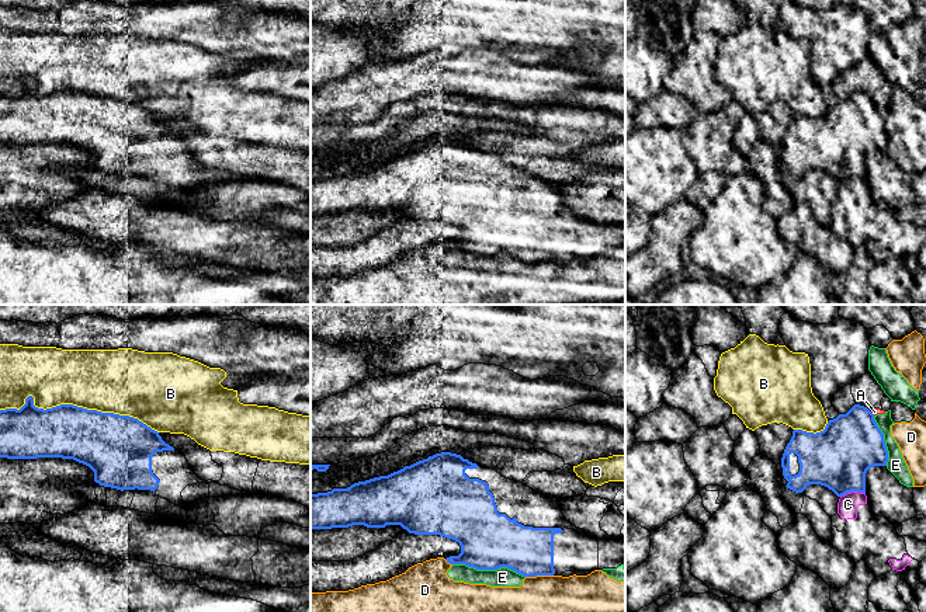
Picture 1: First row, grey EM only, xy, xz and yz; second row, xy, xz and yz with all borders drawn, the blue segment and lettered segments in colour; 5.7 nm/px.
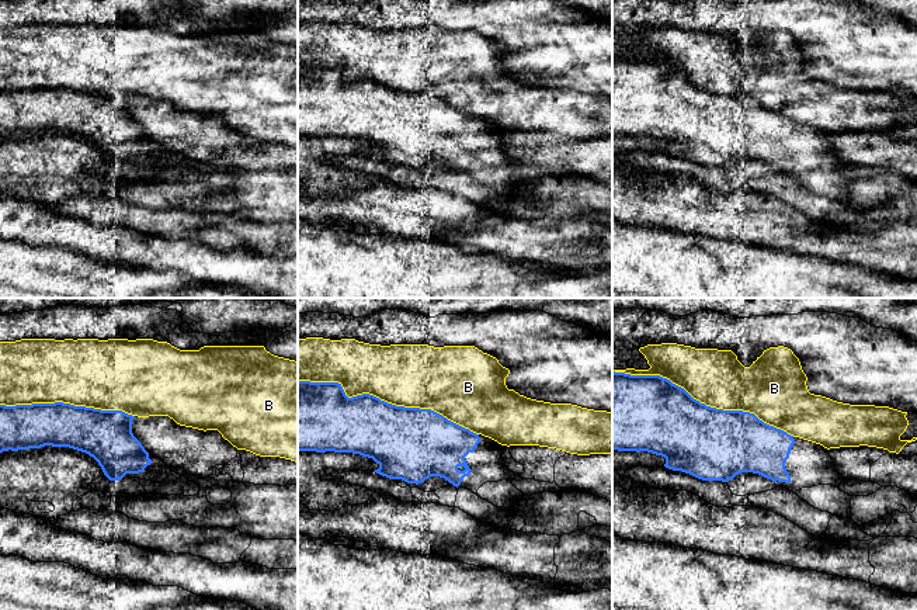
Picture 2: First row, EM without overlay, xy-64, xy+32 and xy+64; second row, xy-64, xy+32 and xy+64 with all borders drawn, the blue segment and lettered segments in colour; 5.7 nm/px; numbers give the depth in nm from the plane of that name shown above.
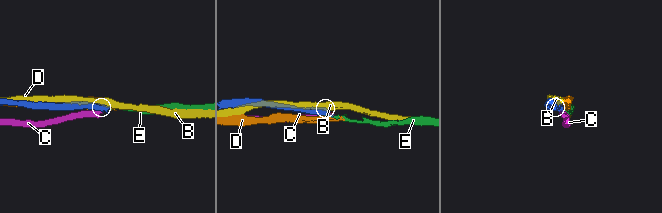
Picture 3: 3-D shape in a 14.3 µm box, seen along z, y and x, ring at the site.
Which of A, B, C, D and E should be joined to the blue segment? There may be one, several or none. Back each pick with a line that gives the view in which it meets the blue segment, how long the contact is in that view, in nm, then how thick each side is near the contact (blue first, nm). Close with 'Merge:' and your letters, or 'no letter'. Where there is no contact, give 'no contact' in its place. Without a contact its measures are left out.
Merge: no letter

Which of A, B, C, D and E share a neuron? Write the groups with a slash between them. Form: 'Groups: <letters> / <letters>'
Groups: A / B / C / D E

